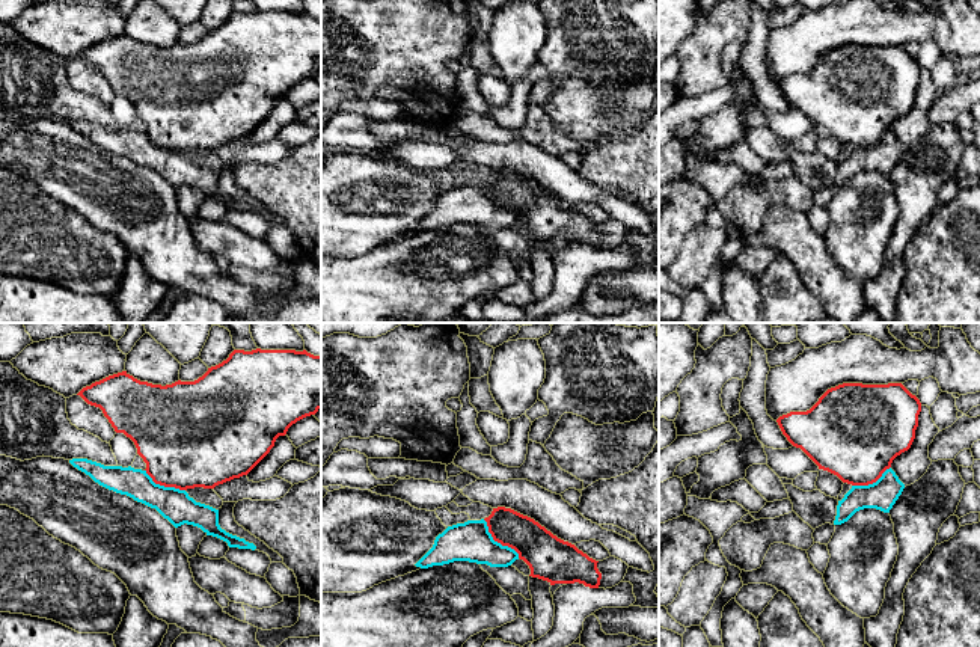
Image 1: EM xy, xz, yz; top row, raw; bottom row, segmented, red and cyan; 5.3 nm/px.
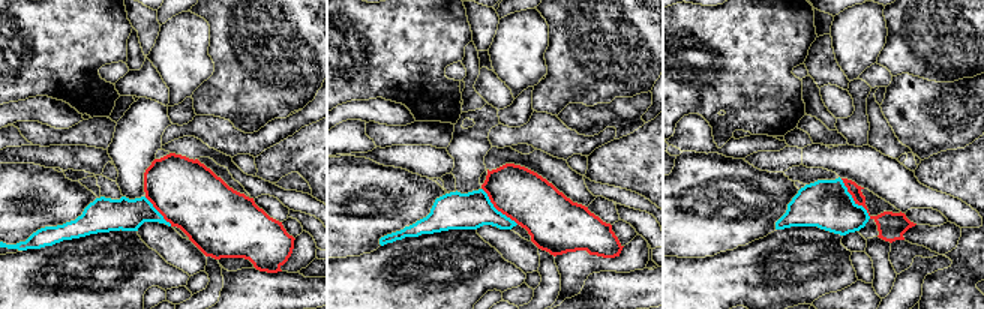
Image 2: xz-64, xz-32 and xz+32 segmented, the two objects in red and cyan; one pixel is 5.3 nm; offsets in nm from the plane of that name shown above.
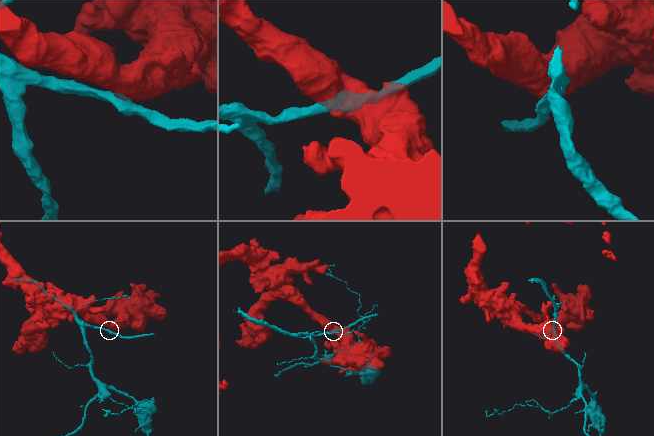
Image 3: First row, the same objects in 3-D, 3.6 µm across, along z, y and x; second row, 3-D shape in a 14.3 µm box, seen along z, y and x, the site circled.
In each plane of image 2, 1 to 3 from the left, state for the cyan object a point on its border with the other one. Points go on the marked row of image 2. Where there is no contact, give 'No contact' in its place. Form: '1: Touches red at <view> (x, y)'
1: Touches red at xz-64 (158, 210)
2: Touches red at xz-32 (497, 209)
3: Touches red at xz+32 (854, 200)

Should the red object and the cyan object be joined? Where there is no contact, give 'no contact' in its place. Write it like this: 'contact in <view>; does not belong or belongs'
contact in xz; does not belong

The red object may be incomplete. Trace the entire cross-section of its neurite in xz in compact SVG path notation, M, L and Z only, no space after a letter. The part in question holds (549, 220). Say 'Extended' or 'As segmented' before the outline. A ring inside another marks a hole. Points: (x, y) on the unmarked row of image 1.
As segmented. M498 169L484 181L493 202L519 216L532 240L555 246L583 246L599 250L602 235L596 222L564 204L534 181L511 170Z

